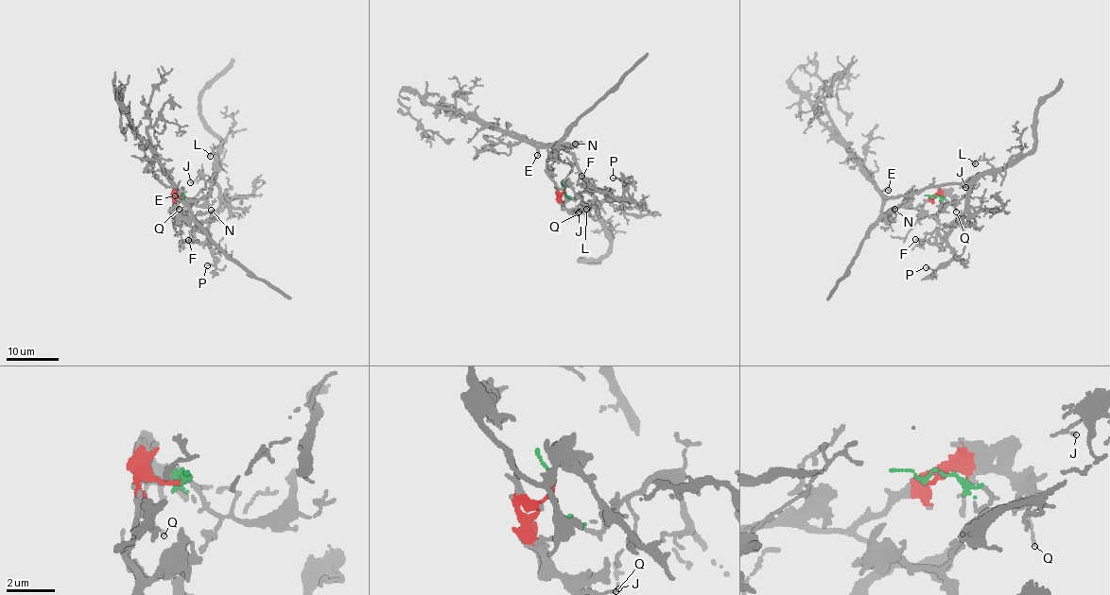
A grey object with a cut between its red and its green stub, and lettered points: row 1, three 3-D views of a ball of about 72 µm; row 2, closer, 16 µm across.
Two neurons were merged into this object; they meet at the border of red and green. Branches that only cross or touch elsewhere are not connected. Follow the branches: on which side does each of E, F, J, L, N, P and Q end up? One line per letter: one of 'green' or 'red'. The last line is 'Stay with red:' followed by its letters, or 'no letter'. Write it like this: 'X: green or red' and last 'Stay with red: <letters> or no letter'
E: red
F: green
J: green
L: green
N: red
P: green
Q: red
Stay with red: E, N, Q

